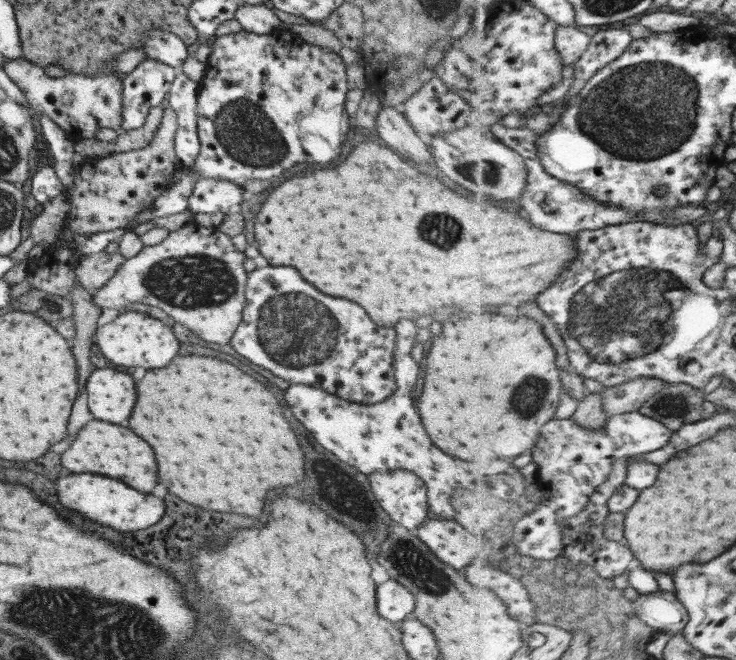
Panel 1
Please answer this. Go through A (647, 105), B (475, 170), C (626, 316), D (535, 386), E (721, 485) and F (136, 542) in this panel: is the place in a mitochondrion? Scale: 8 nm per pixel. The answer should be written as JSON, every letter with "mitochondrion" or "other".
{"A":"mitochondrion","B":"mitochondrion","C":"mitochondrion","D":"mitochondrion","E":"other","F":"other"}

